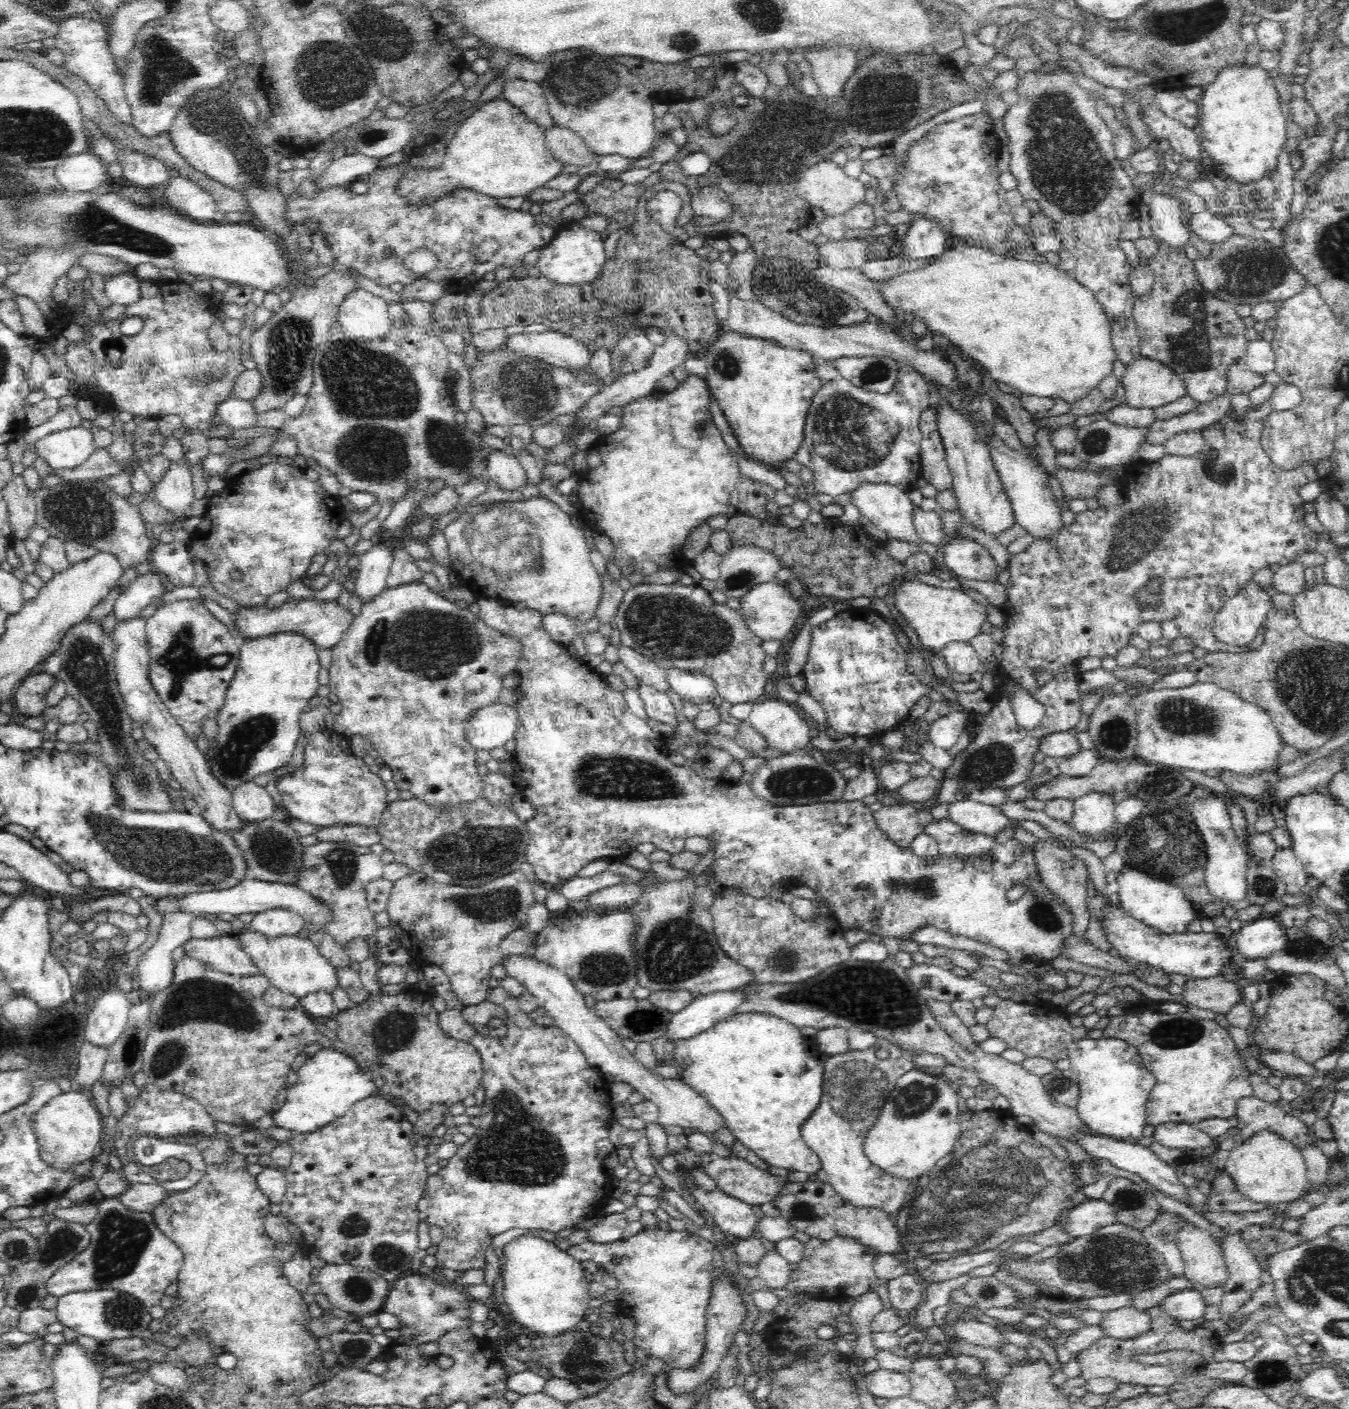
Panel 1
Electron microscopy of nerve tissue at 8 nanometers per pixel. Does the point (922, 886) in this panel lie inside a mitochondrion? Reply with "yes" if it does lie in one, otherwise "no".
yes

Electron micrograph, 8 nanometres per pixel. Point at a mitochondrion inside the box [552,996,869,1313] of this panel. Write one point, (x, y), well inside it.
(640, 1021)

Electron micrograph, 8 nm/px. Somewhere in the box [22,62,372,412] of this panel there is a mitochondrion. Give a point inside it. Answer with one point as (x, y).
(91, 226)

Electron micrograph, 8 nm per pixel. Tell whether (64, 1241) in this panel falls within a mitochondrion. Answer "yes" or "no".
yes

